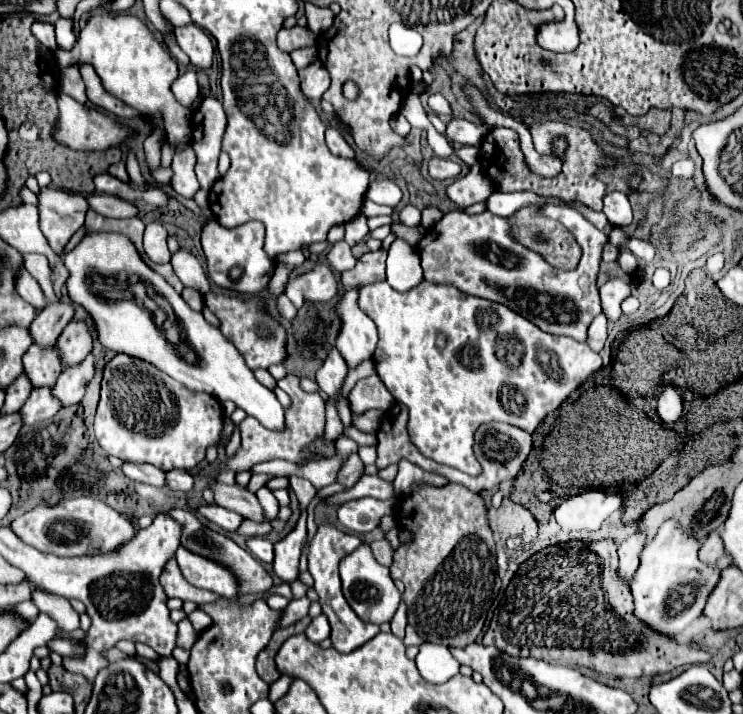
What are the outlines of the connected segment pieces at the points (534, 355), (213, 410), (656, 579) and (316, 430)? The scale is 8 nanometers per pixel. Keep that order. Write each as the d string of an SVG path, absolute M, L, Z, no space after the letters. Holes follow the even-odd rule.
M426 278L408 292L398 292L388 282L368 284L360 290L358 302L378 328L380 340L374 352L376 372L394 400L408 408L408 434L412 442L426 458L472 476L482 470L472 452L478 426L486 424L488 418L496 418L496 422L506 422L532 434L572 390L602 366L600 354L586 342L546 332L540 334L532 330L536 326L530 320L504 304L460 294L454 286L436 286Z
M116 354L104 368L104 380L102 380L102 392L100 402L94 418L94 432L100 446L106 450L106 454L116 456L120 460L130 462L148 462L156 468L168 472L174 468L190 470L206 456L206 446L216 444L222 430L222 408L220 402L214 396L208 396L204 392L192 392L184 388L180 382L172 380L152 364L126 356Z
M668 520L660 526L656 538L642 550L640 566L632 578L630 590L634 598L634 614L654 632L674 638L680 630L684 630L690 622L694 622L706 604L708 594L714 590L720 580L720 572L702 564L698 560L700 540L686 536L676 522ZM674 590L674 592L670 592ZM678 594L678 598L667 598L668 595ZM660 597L664 602L660 604Z
M287 375L279 380L277 385L286 392L291 399L290 407L285 409L284 430L274 432L268 430L264 426L260 426L260 422L256 422L256 418L246 416L240 422L240 430L242 430L242 444L240 448L226 458L224 464L220 464L216 468L216 474L232 470L232 472L242 472L242 470L250 470L256 462L264 462L270 458L282 458L282 460L290 460L290 462L302 462L302 460L324 460L324 458L334 458L336 456L336 446L332 440L324 440L324 398L318 392L307 393L300 387L300 380L294 375Z

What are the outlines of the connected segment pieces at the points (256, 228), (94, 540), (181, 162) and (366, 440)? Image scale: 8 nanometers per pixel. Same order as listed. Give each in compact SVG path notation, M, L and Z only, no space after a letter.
M208 218L202 226L202 250L208 260L208 276L222 288L236 290L240 294L258 294L262 292L272 274L274 262L264 252L264 224L262 222L246 222L244 226L226 228L220 226L214 218Z
M94 496L64 498L56 506L34 506L26 514L12 520L10 528L22 542L38 548L44 554L56 556L106 554L136 536L136 528L130 524L130 520Z
M104 12L88 20L84 30L80 32L78 44L70 52L58 52L58 64L62 68L80 62L88 62L94 66L104 90L108 90L108 94L112 94L114 98L120 98L130 108L136 108L136 112L140 112L142 116L162 116L167 142L176 148L172 158L174 176L170 184L176 194L192 198L194 192L200 188L194 172L197 159L190 144L192 112L178 104L170 90L172 82L178 78L178 66L168 50L156 42L154 34L136 16L108 16Z
M353 426L345 428L344 433L352 438L358 446L364 445L377 445L377 438L375 434L366 434L360 432L358 429L354 428Z

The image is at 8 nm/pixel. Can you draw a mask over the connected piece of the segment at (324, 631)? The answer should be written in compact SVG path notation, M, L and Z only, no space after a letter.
M320 614L318 618L314 618L314 620L310 622L310 626L306 628L306 636L308 636L312 642L316 642L316 644L320 644L322 640L326 640L326 638L330 636L330 624L328 624L328 620L326 620L324 614Z

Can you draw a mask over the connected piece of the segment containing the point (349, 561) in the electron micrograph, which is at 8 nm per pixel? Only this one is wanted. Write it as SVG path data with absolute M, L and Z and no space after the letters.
M368 542L360 544L352 554L348 554L348 558L340 560L340 580L342 580L344 598L360 620L372 624L384 624L392 620L400 604L400 592L390 578L390 570L378 564L376 558L372 558L372 550Z

